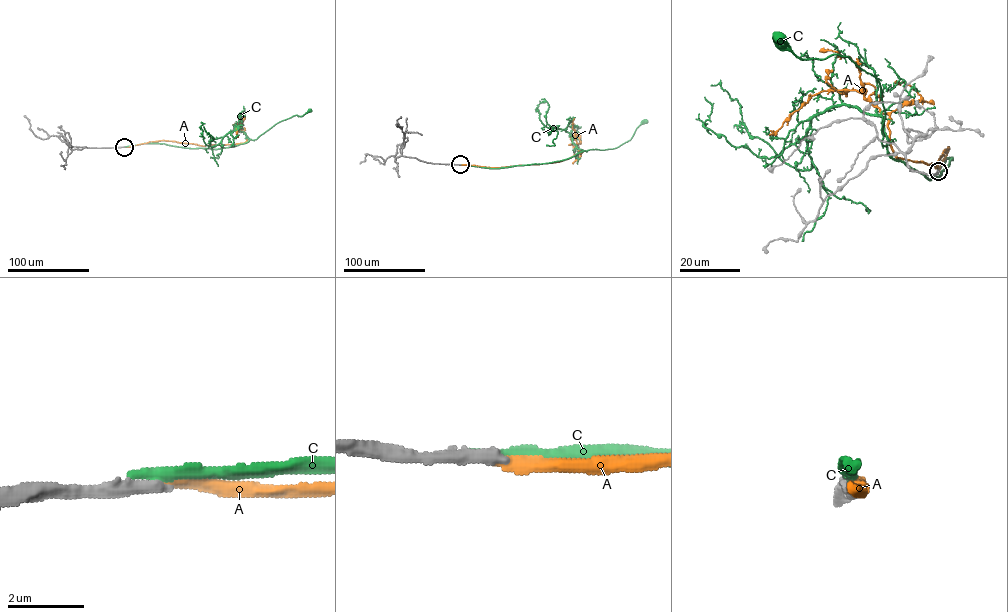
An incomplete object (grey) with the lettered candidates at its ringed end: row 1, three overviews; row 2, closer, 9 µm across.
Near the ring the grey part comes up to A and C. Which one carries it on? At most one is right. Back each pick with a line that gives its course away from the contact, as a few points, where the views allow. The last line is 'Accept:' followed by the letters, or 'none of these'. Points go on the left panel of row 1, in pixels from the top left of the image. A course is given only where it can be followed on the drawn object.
Accept: none of these

